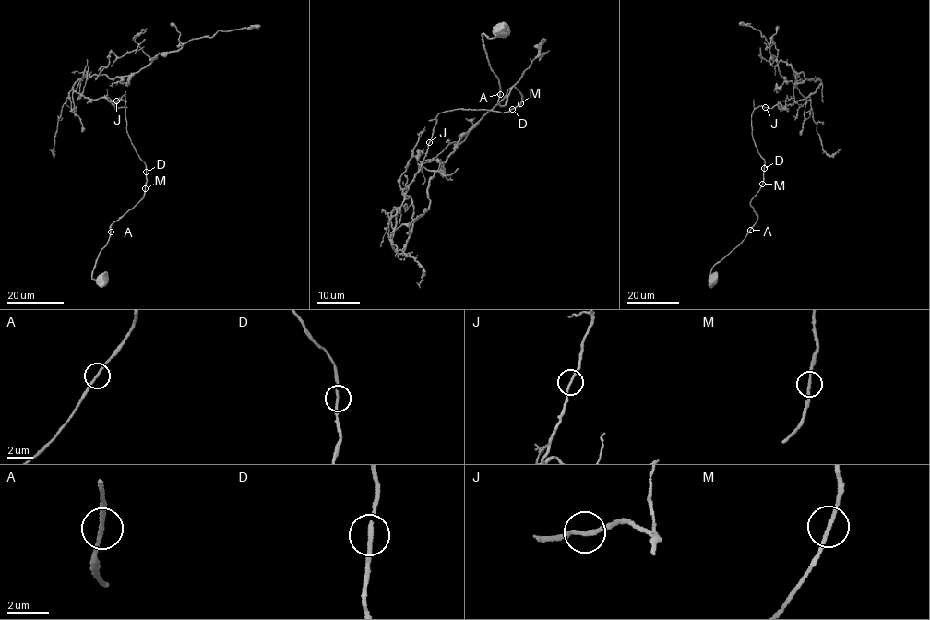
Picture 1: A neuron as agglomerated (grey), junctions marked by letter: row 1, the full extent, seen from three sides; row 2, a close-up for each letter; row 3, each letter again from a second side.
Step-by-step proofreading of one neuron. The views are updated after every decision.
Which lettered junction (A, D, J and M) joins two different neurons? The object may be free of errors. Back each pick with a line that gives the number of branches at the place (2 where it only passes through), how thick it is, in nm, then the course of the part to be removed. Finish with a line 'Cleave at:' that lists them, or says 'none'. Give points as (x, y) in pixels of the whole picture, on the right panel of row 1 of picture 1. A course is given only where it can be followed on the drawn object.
Cleave at: none

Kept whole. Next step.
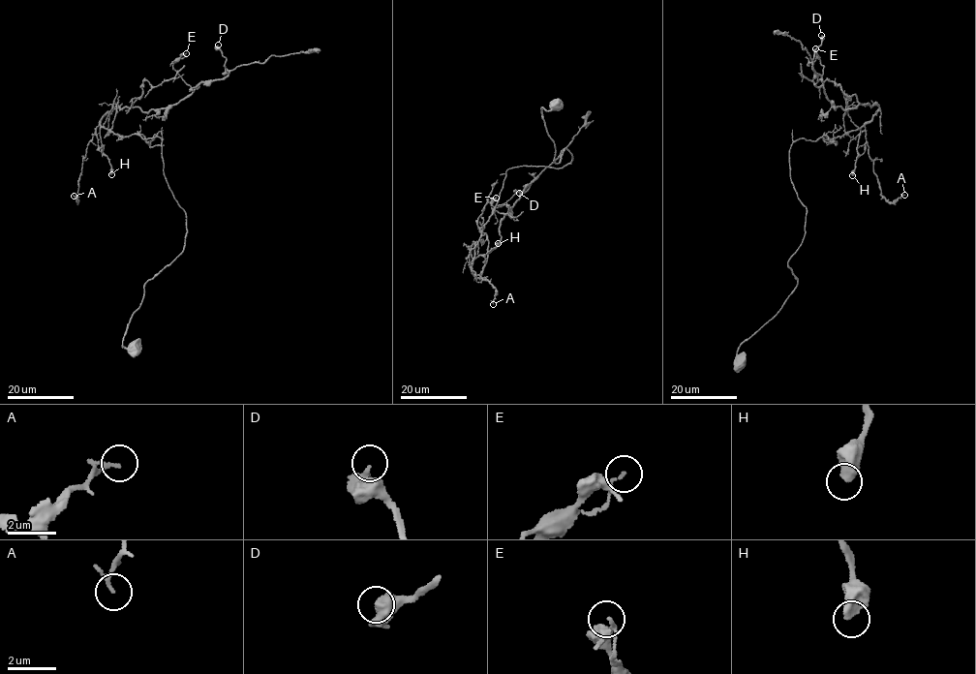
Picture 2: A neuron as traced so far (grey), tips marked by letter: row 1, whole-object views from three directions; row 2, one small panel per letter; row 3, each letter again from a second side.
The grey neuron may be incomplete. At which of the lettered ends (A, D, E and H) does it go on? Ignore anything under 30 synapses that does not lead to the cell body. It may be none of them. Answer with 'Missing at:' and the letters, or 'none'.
Missing at: none

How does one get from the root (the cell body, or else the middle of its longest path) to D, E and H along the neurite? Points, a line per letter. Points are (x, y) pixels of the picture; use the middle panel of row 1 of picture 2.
D: (556, 105), (541, 115), (554, 162), (564, 148), (571, 162), (505, 171), (476, 277), (537, 177), (519, 193)
E: (556, 105), (541, 115), (554, 162), (564, 148), (571, 162), (505, 171), (477, 277), (522, 194), (496, 198)
H: (556, 105), (540, 107), (554, 162), (564, 148), (571, 162), (505, 171), (472, 261), (498, 243)

